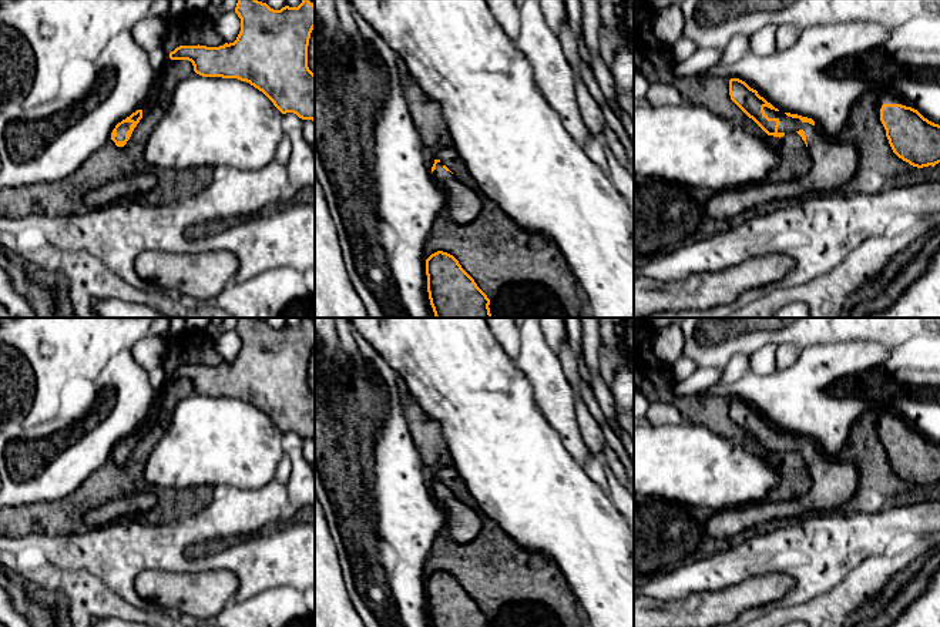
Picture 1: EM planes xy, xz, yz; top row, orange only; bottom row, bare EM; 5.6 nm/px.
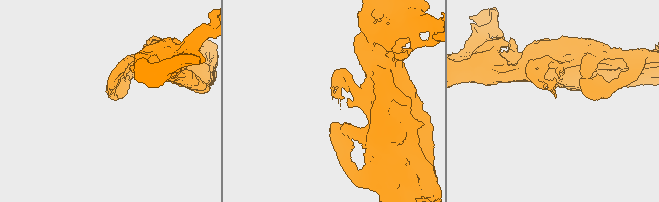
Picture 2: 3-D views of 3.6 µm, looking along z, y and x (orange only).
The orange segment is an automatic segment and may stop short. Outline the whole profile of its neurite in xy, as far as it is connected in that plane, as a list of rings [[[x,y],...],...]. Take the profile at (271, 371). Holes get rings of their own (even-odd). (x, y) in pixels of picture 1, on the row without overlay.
[[[238,318],[235,332],[241,338],[241,351],[234,362],[219,366],[179,365],[169,372],[171,379],[188,379],[202,396],[238,398],[262,410],[282,432],[293,432],[302,439],[315,440],[315,393],[308,386],[308,365],[315,348],[315,323],[303,318],[298,326],[271,328],[256,318]]]

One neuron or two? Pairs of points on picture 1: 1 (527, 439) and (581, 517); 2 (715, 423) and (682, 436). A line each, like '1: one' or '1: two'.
1: one
2: two

